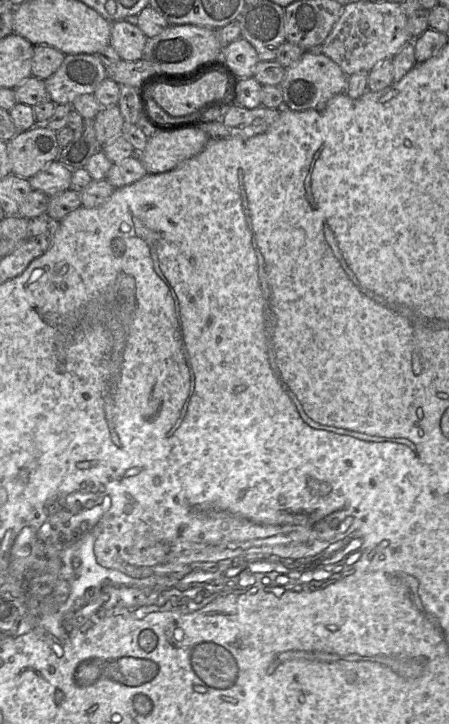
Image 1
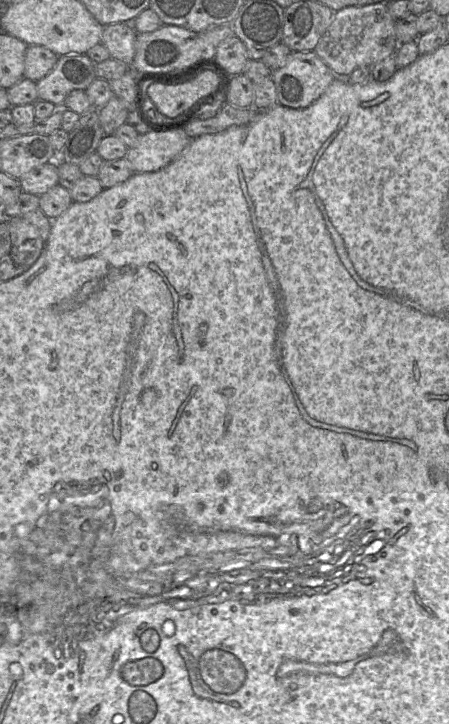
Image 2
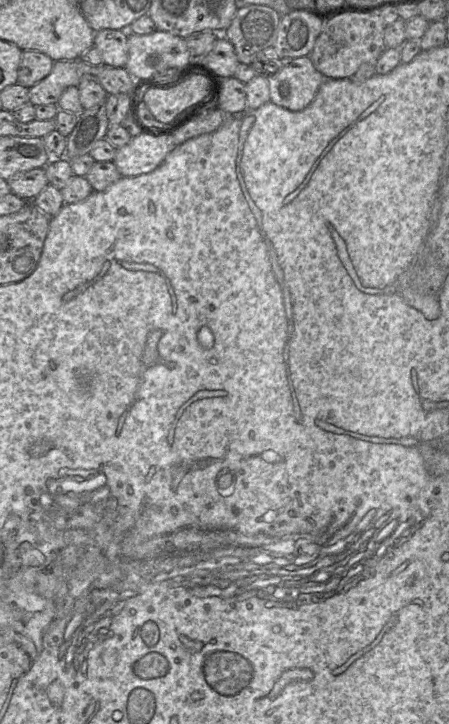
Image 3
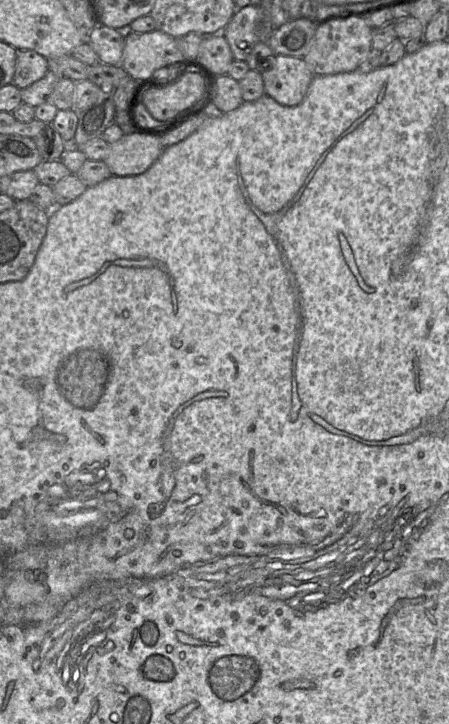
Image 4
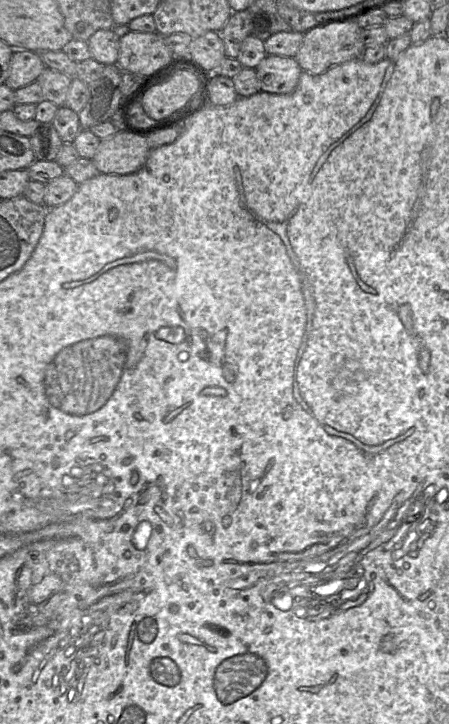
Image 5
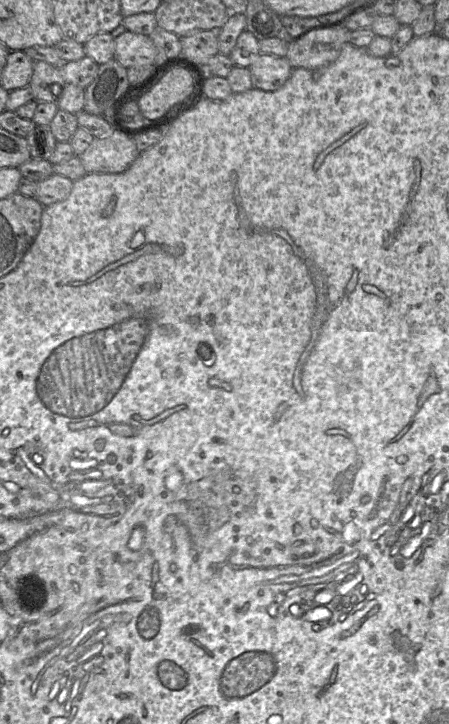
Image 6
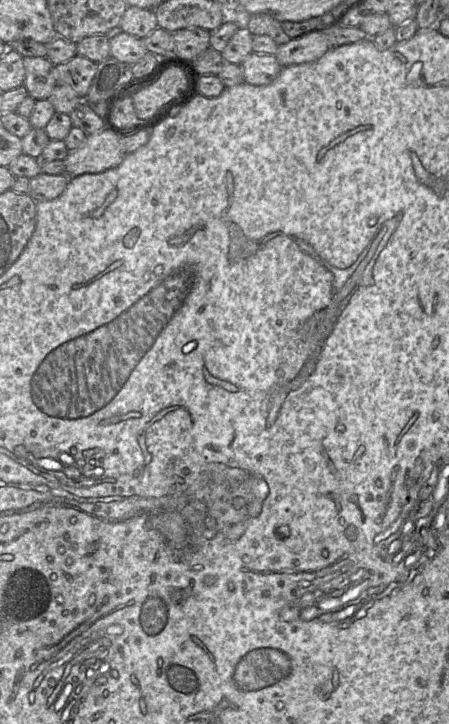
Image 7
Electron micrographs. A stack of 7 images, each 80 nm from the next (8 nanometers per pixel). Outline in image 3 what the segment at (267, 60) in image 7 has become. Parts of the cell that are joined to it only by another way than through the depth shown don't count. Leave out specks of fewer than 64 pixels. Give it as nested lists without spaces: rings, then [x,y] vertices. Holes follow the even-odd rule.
[[[309,56],[281,58],[279,69],[267,76],[270,101],[291,111],[305,109],[316,96],[325,77],[313,65]]]

